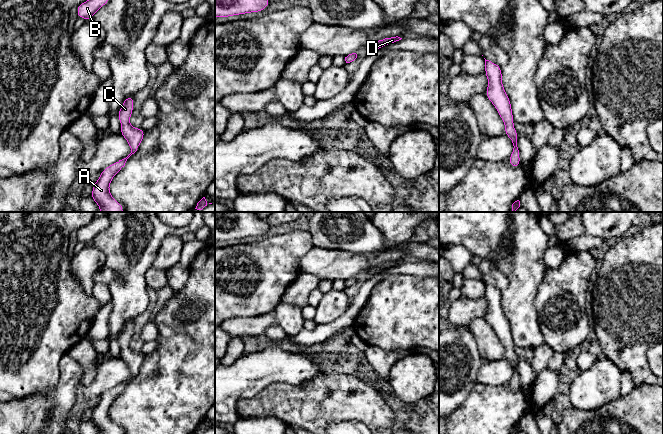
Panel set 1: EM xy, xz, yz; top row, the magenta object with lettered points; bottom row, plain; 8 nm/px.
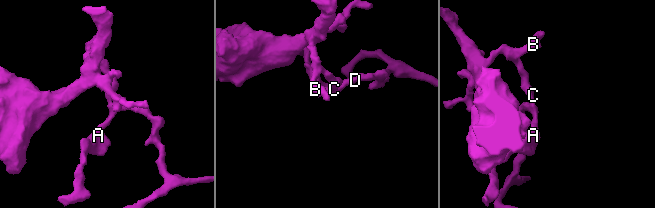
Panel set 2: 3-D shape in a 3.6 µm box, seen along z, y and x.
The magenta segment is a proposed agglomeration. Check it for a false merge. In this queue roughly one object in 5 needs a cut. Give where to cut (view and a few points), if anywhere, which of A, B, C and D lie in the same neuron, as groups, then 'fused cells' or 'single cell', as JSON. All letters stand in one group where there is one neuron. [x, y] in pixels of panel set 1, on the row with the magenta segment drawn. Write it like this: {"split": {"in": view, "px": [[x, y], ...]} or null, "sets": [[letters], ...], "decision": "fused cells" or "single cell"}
{"split": null, "sets": [["A", "B", "C", "D"]], "decision": "single cell"}

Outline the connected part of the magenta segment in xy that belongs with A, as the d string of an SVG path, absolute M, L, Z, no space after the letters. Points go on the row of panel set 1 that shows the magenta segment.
M134 96L127 97L117 115L121 122L120 134L128 141L131 153L126 158L105 168L93 186L91 198L100 207L100 212L123 212L123 206L111 196L109 185L113 177L125 166L127 159L137 151L146 133L146 131L134 128L129 124L133 105Z

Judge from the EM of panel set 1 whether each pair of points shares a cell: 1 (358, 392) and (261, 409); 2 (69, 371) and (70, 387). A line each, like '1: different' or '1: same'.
1: same
2: same

